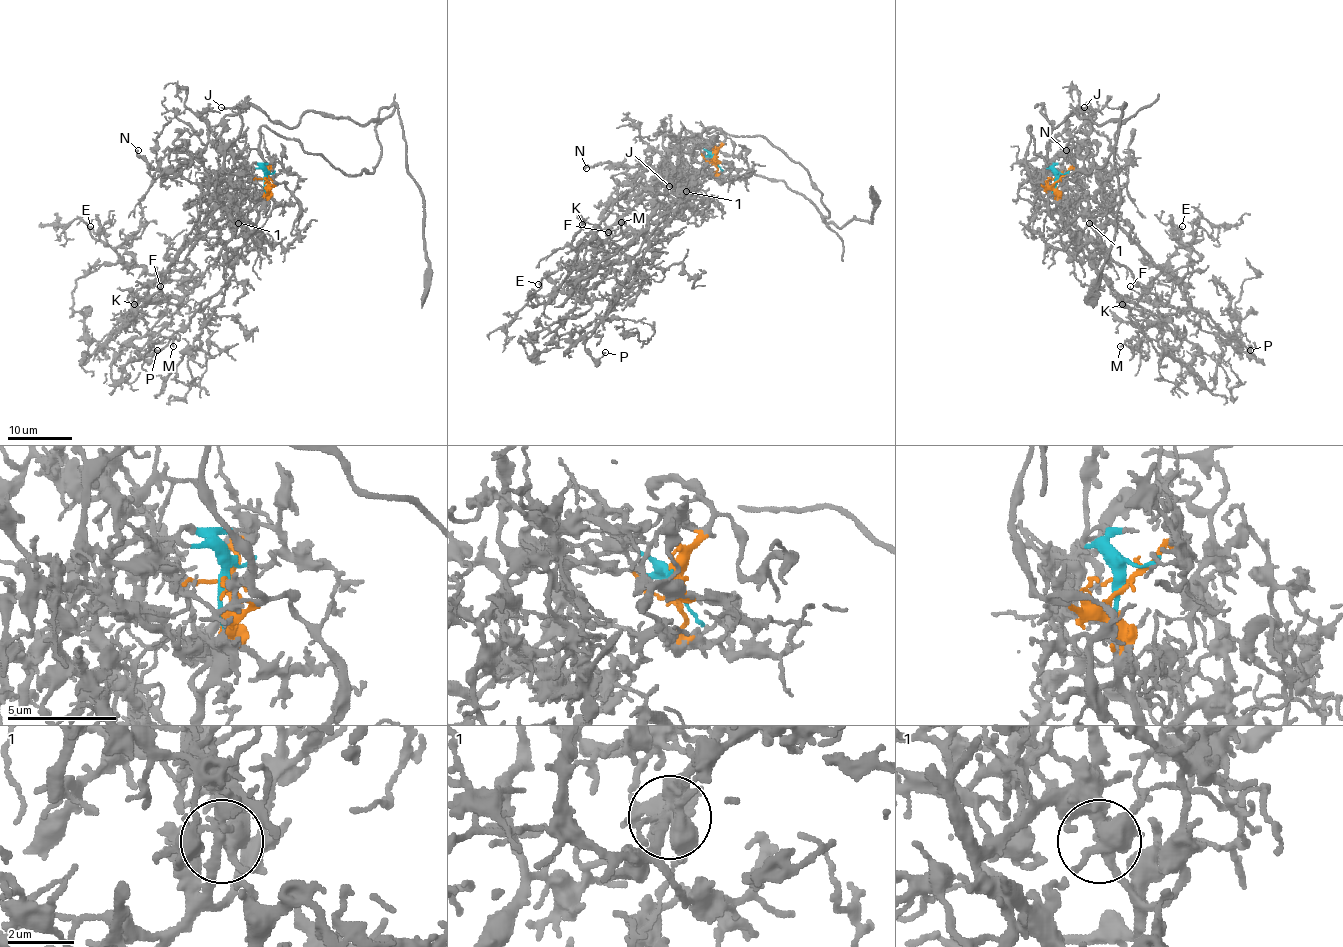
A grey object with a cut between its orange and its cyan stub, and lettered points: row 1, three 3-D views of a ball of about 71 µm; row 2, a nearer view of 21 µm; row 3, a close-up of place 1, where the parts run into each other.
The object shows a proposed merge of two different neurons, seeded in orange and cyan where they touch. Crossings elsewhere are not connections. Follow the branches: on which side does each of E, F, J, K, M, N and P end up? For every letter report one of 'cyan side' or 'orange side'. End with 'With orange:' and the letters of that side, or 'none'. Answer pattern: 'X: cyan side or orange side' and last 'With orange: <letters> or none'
E: cyan side
F: cyan side
J: cyan side
K: cyan side
M: orange side
N: cyan side
P: orange side
With orange: M, P

